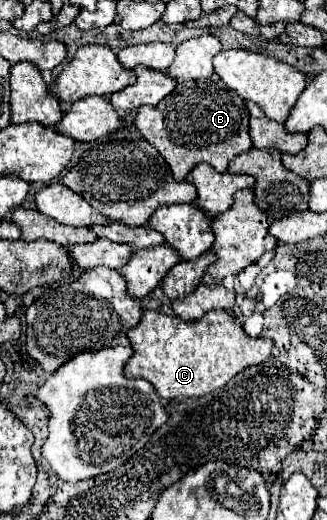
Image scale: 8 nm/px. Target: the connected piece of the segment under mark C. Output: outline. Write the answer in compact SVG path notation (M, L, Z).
M225 309L209 311L197 321L183 321L159 311L145 311L139 325L129 329L129 341L135 353L125 365L125 375L129 379L145 379L153 383L159 397L165 401L211 393L245 367L263 363L273 349L271 339L249 337Z

